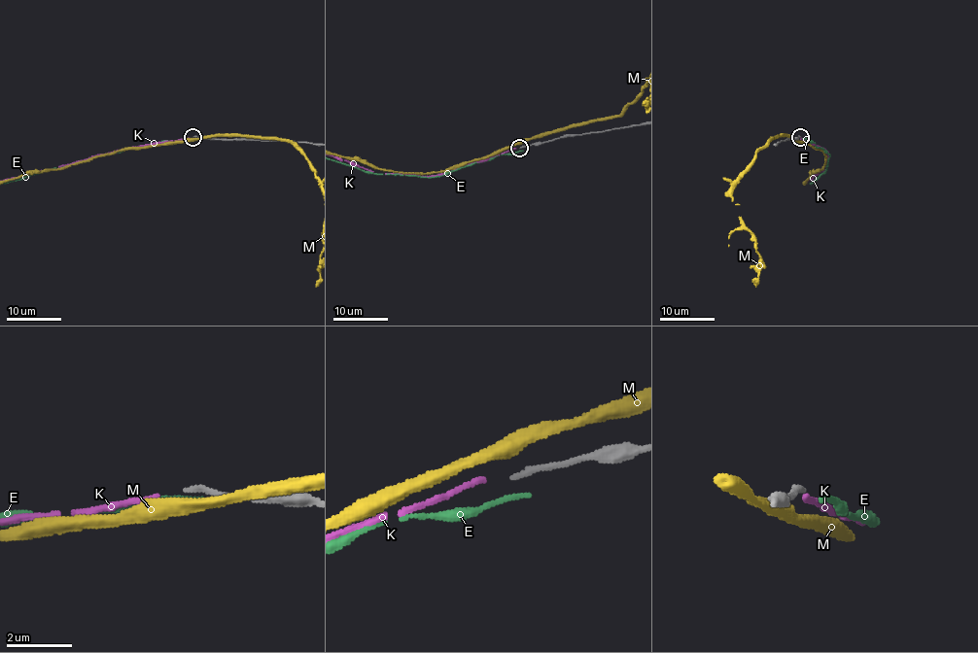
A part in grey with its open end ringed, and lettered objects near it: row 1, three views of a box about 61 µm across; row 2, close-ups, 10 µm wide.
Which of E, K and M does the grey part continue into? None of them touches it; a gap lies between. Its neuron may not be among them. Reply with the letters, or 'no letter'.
K

